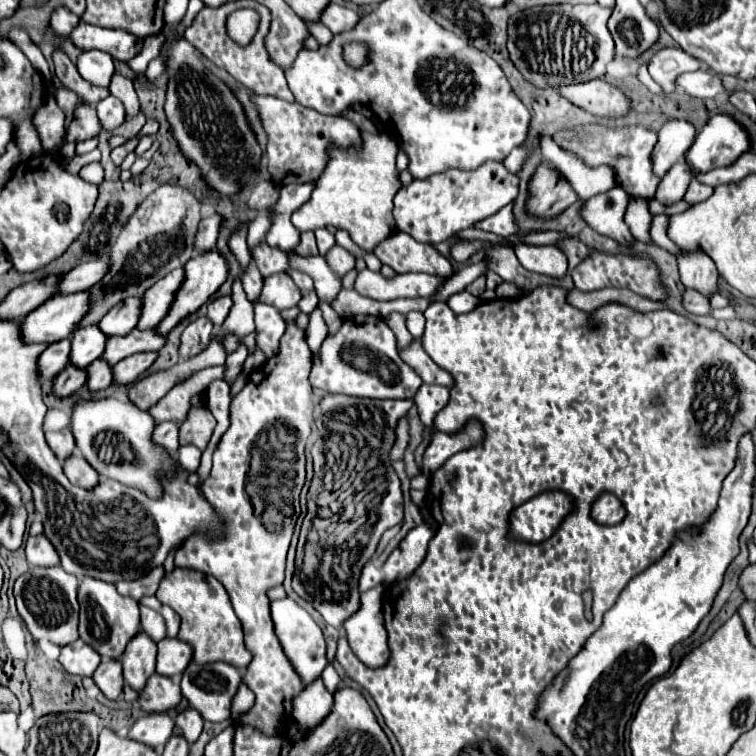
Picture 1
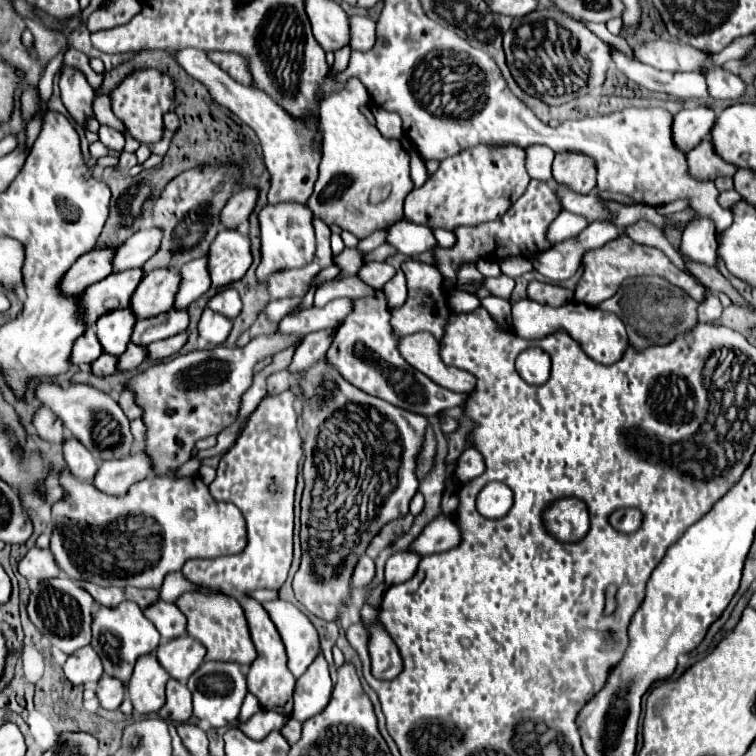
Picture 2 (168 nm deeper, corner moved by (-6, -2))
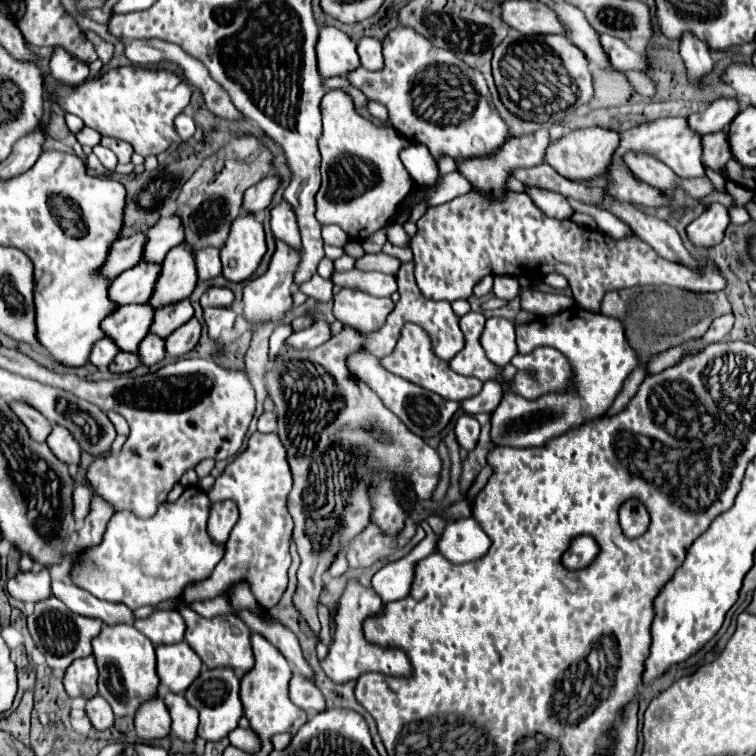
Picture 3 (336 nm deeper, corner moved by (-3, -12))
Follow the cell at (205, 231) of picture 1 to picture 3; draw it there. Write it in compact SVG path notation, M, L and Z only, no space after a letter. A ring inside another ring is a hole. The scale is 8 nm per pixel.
M269 176L263 182L251 186L243 196L241 210L247 214L259 214L261 210L265 210L271 204L271 198L277 190L277 184L279 184L279 180L275 176Z

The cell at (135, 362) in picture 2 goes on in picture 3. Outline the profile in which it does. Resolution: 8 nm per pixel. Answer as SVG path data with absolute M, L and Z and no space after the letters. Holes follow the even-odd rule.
M147 334L141 344L139 344L139 360L143 366L153 366L159 360L163 360L165 352L163 352L163 340L159 336L151 336Z

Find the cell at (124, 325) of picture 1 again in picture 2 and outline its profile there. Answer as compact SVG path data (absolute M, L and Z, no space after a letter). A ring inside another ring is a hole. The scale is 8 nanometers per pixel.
M152 270L142 278L130 300L130 308L138 320L152 318L174 306L174 294L180 286L178 270Z

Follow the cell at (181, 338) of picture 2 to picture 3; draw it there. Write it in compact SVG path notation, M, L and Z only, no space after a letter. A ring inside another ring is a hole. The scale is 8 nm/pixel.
M191 318L187 324L179 326L169 338L165 338L165 352L175 358L187 354L199 342L199 334L201 334L201 324L197 322L197 318Z

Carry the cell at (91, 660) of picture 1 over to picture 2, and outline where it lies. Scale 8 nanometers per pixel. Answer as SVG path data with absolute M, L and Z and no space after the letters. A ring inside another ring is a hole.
M86 646L68 656L64 664L64 674L76 686L86 682L98 682L102 676L102 662L98 654L94 654L92 646Z

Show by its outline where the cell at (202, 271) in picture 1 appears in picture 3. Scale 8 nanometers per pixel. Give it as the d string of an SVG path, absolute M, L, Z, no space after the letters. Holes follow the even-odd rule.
M241 214L233 224L225 246L221 248L223 278L245 282L257 270L265 254L265 232L253 214Z

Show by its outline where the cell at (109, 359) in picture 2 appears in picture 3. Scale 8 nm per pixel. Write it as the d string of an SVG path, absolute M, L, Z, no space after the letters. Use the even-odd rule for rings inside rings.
M119 352L119 354L113 358L109 370L115 372L115 374L127 374L127 372L131 372L131 370L137 368L137 366L139 366L139 356L137 356L137 354Z

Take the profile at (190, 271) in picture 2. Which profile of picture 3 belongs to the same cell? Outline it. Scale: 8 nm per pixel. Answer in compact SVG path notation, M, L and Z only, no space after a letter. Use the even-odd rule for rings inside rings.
M205 248L203 252L197 252L195 254L195 264L197 264L199 282L207 282L207 280L221 274L221 260L219 260L219 250L217 248Z

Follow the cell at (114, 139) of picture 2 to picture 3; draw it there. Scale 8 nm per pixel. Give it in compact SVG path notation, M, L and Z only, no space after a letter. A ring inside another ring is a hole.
M97 144L95 148L93 148L93 154L101 160L101 164L105 166L105 168L109 168L109 170L115 170L115 166L117 166L117 156L109 150L109 148L105 148L105 146L101 146L101 144Z

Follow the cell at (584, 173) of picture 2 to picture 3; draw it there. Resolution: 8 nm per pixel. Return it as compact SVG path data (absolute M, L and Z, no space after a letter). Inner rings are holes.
M587 128L575 130L563 136L557 142L551 142L545 152L545 162L563 178L569 180L593 180L607 170L611 154L617 148L617 132L603 130L603 128Z

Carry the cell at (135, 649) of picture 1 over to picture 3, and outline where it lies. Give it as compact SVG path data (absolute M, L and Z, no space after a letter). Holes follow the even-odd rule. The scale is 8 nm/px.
M159 694L143 702L135 712L135 730L141 740L163 738L171 732L171 718Z

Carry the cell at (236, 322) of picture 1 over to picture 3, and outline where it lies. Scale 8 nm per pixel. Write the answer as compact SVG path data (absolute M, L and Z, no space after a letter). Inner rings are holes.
M109 412L107 414L109 416L109 420L115 424L115 430L117 430L117 434L129 434L129 424L127 424L127 420L121 416L121 414L117 414L117 412Z

